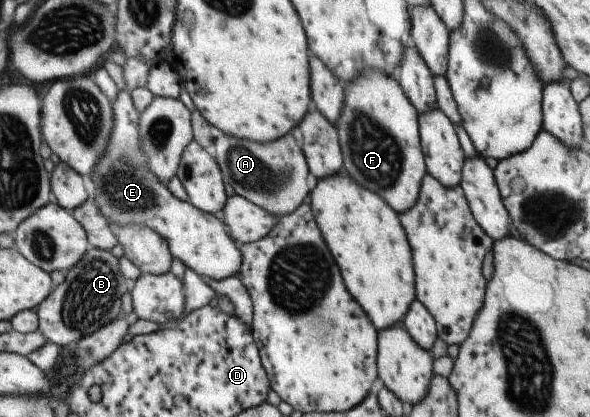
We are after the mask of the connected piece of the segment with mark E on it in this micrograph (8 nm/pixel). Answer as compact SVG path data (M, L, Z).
M122 89L113 100L114 126L110 133L109 143L105 153L101 156L98 164L91 174L92 198L100 207L100 212L107 216L111 224L126 227L130 225L144 225L154 229L163 236L169 244L174 258L180 260L188 269L192 269L200 276L207 279L224 280L227 277L238 276L243 263L243 252L233 236L226 228L226 224L220 215L204 212L196 208L192 203L176 198L166 183L149 167L148 155L141 147L141 114L135 105L132 93Z

